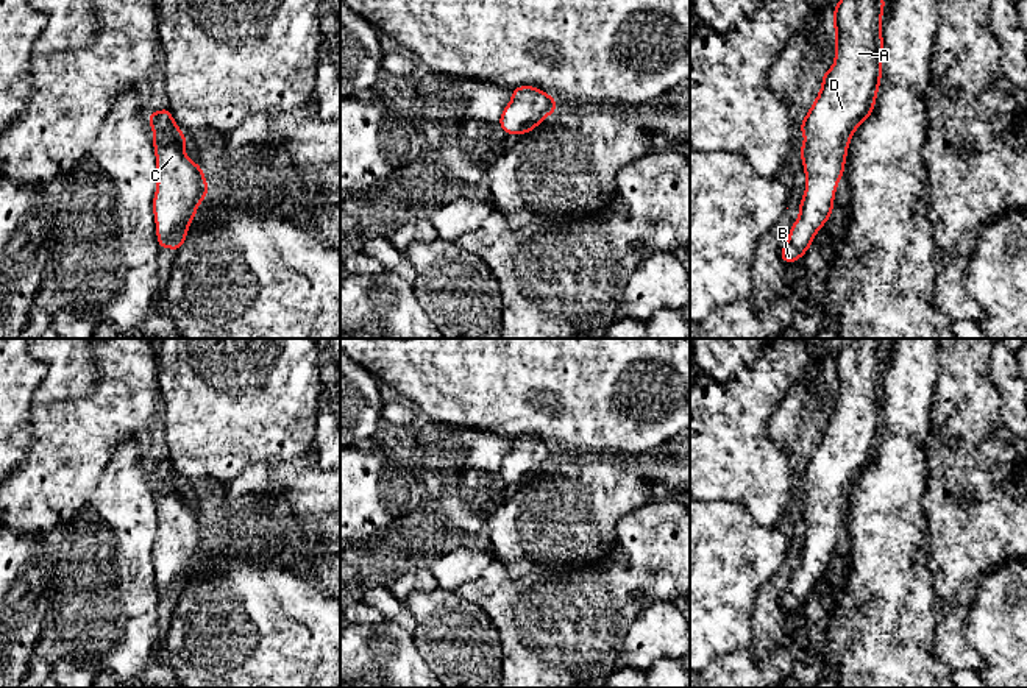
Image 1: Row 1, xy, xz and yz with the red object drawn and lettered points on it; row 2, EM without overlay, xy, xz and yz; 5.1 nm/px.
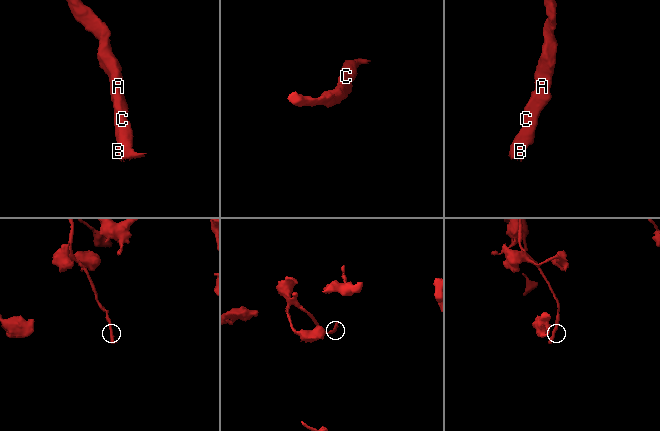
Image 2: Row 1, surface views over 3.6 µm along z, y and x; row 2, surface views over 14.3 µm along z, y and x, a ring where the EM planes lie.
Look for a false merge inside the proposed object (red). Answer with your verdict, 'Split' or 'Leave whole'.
Leave whole

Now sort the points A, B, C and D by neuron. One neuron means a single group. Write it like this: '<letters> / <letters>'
A B C D

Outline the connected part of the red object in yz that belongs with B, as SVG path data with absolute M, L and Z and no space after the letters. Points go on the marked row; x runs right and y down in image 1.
M840 0L835 5L835 62L832 69L824 72L821 90L799 128L805 136L804 145L798 151L802 156L807 184L799 204L799 217L788 232L788 242L780 250L785 264L801 259L810 248L815 234L829 220L838 181L844 175L849 140L874 109L882 80L883 39L880 23L883 8L885 0Z

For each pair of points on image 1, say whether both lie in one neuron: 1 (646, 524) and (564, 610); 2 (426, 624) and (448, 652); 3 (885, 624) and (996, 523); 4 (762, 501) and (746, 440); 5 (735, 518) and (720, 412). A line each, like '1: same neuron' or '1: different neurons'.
1: same neuron
2: same neuron
3: different neurons
4: same neuron
5: different neurons

